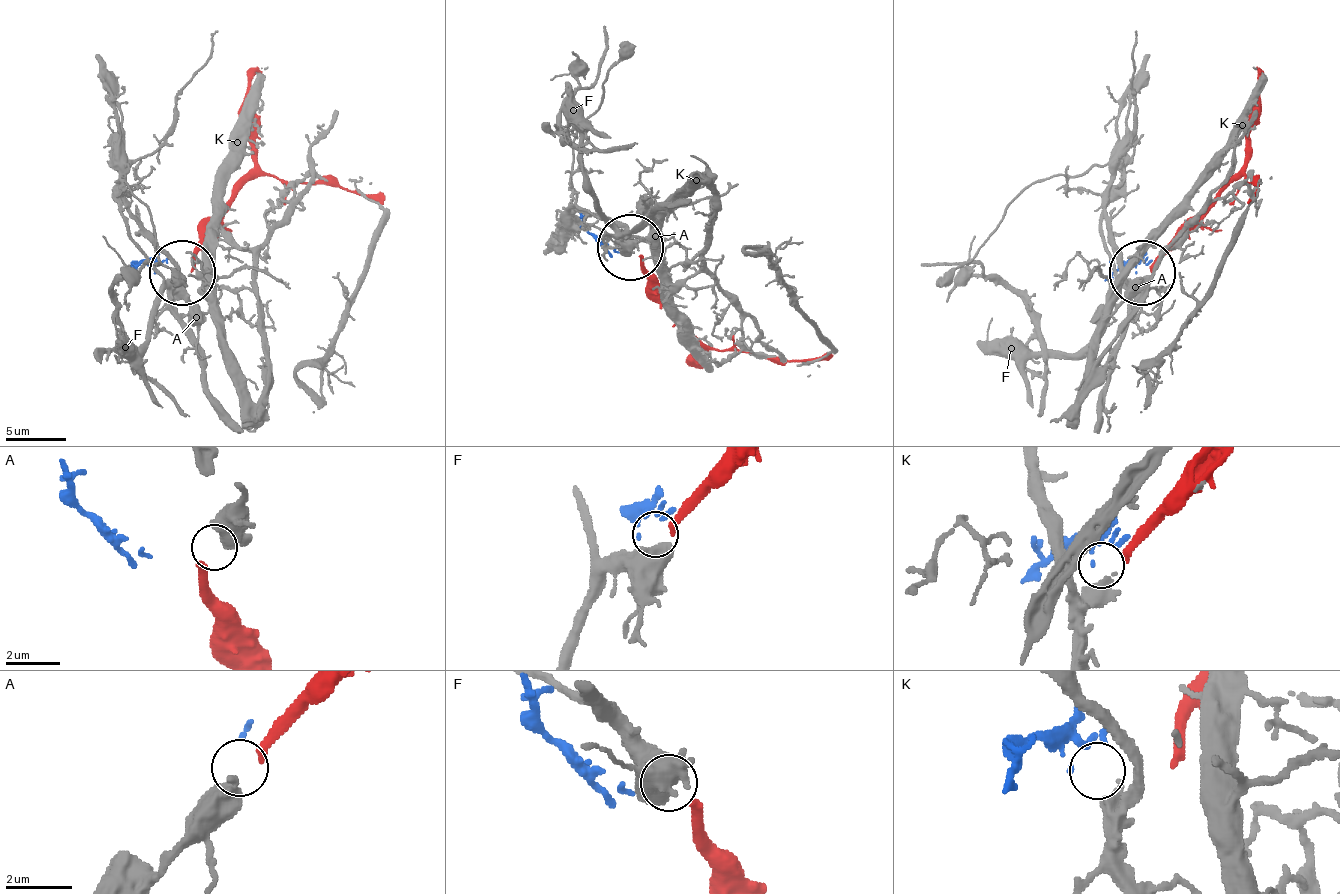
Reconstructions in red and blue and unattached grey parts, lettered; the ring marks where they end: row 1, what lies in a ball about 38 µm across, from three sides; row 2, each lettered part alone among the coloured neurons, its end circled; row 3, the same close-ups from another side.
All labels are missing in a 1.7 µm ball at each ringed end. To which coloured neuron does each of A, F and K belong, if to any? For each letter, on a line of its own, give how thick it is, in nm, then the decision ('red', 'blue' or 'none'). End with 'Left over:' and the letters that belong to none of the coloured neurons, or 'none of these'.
A: calibre 600 nm; none
F: calibre 550 nm; red
K: calibre 440 nm; blue
Left over: A

